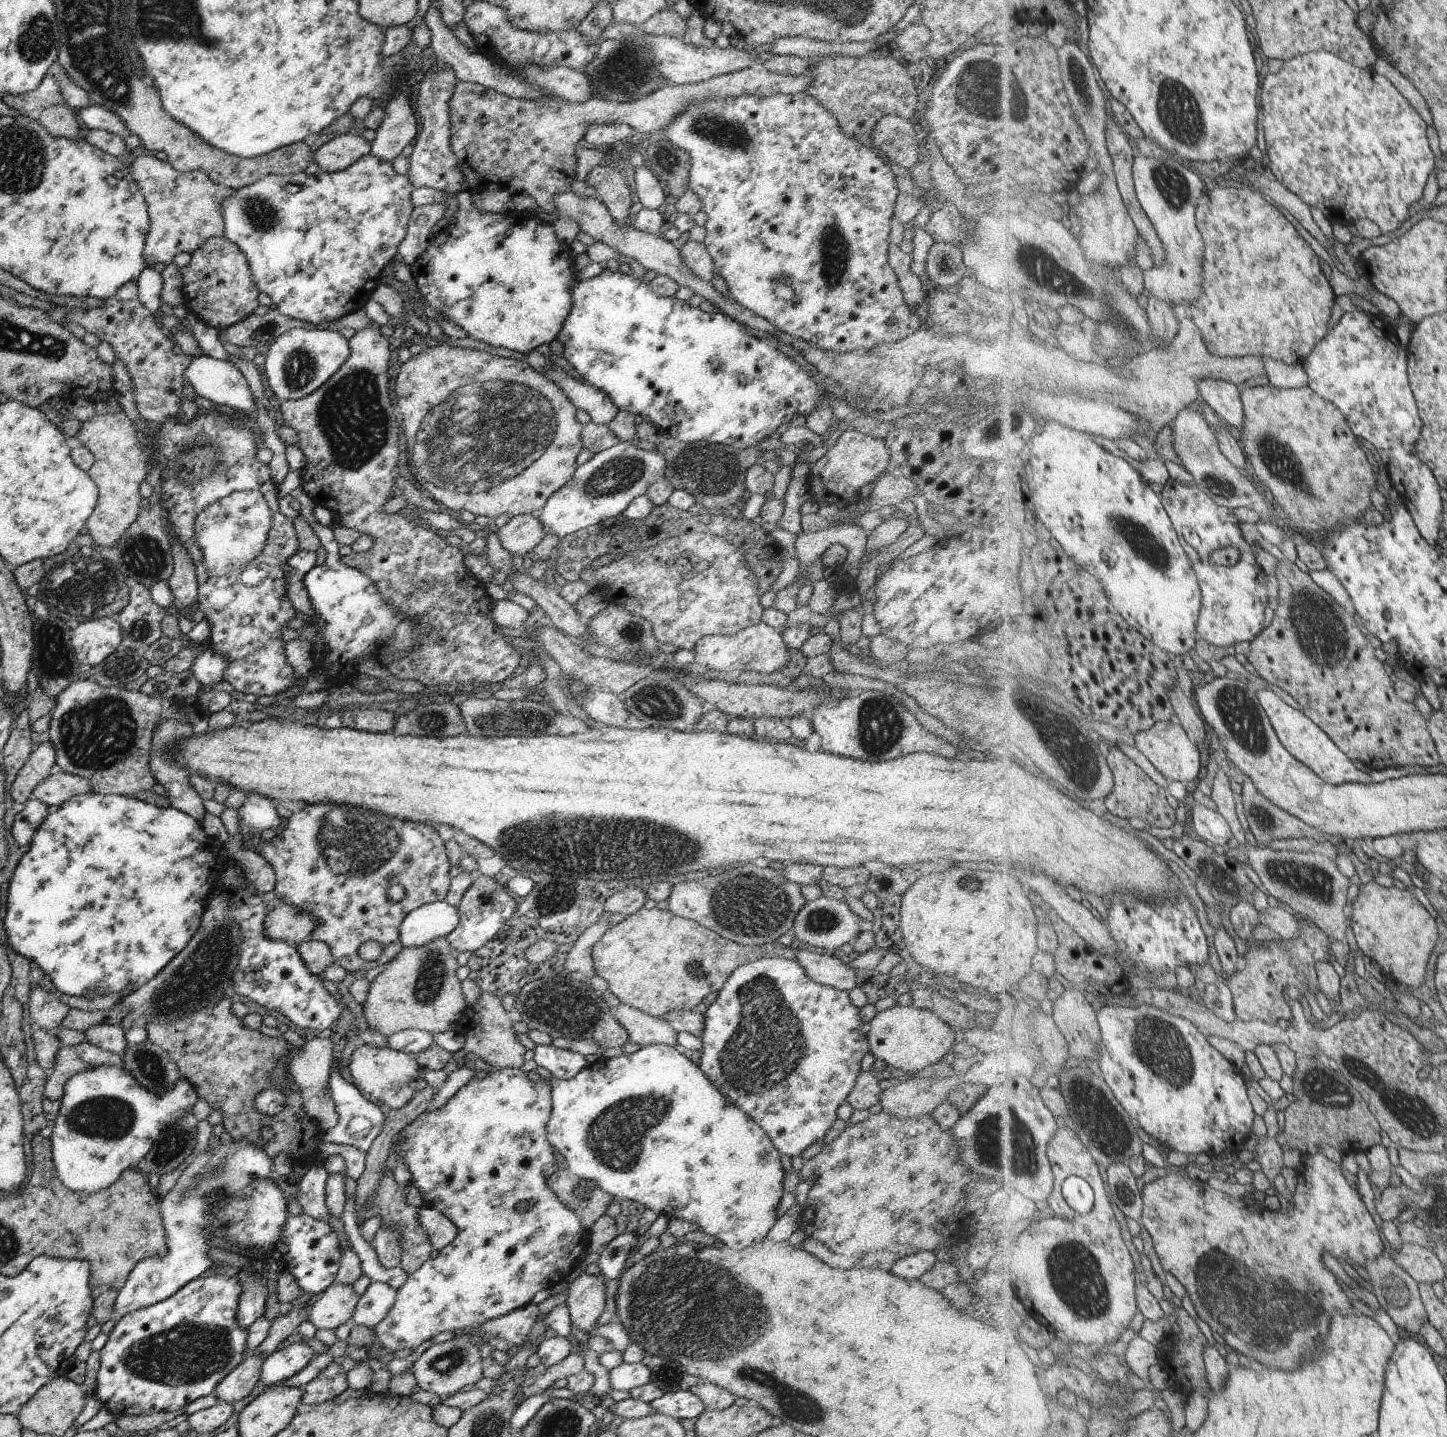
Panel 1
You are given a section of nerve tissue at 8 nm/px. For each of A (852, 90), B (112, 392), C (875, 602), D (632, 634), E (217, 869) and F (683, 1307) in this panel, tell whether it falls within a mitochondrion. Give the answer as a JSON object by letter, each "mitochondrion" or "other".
{"A":"other","B":"other","C":"other","D":"mitochondrion","E":"other","F":"mitochondrion"}

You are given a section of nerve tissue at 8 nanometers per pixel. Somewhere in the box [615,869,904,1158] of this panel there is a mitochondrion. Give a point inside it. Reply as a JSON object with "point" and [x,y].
{"point":[767,1043]}

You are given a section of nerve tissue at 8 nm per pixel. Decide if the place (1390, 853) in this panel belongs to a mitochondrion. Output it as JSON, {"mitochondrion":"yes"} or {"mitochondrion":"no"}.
{"mitochondrion":"no"}

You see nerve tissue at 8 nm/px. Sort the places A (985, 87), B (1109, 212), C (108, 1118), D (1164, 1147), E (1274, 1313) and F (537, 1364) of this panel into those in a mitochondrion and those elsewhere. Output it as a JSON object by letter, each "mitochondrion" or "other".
{"A":"mitochondrion","B":"other","C":"mitochondrion","D":"other","E":"mitochondrion","F":"other"}

